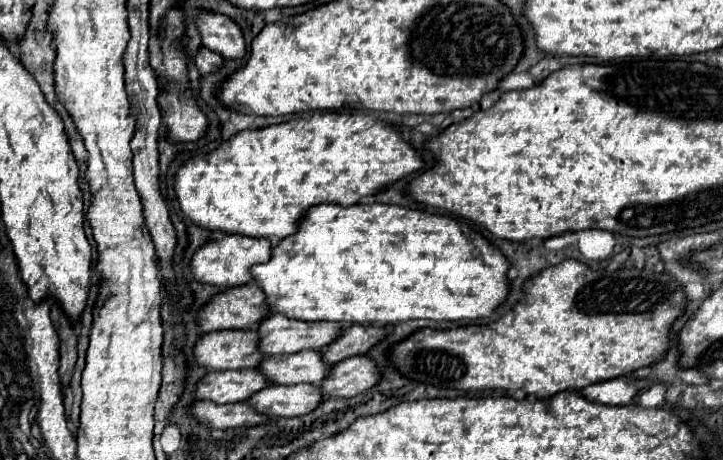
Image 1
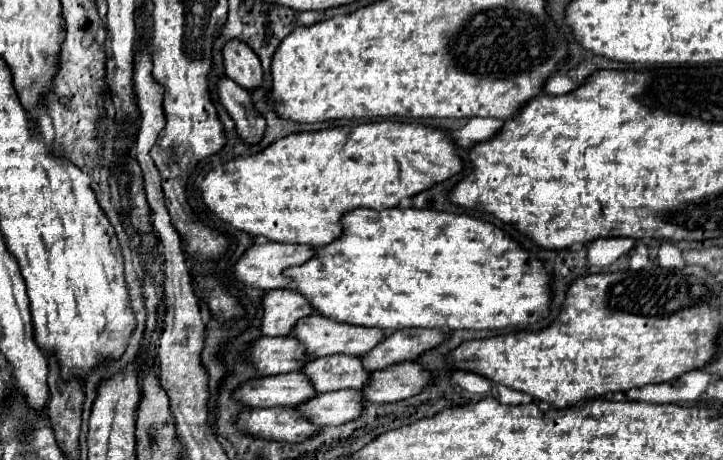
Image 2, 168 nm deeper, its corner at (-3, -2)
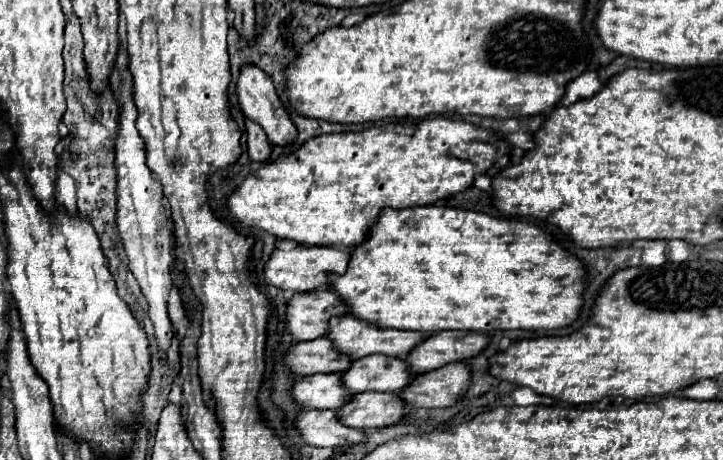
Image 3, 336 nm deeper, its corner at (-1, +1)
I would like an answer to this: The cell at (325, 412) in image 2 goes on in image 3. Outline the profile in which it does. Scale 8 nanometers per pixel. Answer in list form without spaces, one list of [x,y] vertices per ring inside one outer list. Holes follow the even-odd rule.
[[[366,392],[354,394],[354,402],[348,402],[338,410],[338,418],[342,418],[344,426],[350,428],[380,428],[398,422],[406,412],[404,402],[396,394],[384,392]]]

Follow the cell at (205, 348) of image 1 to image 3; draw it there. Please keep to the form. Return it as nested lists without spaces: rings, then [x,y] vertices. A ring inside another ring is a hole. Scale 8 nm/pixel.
[[[328,338],[294,342],[284,354],[284,366],[298,376],[318,372],[342,372],[350,366],[350,358],[332,348]]]

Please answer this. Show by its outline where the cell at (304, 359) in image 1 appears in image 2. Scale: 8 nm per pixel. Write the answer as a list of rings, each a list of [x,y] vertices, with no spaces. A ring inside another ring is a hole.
[[[318,357],[312,359],[308,369],[302,369],[316,383],[318,393],[340,389],[364,389],[372,377],[372,371],[362,365],[360,357]]]

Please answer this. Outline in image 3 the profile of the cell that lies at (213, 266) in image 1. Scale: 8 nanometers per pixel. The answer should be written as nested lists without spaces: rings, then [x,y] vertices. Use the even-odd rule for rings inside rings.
[[[296,246],[294,250],[280,250],[276,248],[266,266],[264,266],[264,280],[276,288],[290,290],[290,292],[308,292],[320,286],[326,286],[326,274],[328,272],[338,272],[344,274],[346,266],[350,260],[348,250],[334,250],[328,246]]]

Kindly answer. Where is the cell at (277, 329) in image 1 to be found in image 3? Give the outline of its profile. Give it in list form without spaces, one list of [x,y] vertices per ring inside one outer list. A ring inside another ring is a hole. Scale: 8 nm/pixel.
[[[344,314],[344,316],[334,316],[328,322],[328,332],[326,338],[330,338],[330,342],[334,342],[334,348],[350,358],[362,358],[362,356],[370,356],[370,354],[384,354],[384,356],[396,356],[402,358],[408,354],[408,350],[412,350],[420,340],[424,340],[428,334],[418,334],[418,332],[406,332],[406,330],[392,330],[392,328],[376,328],[372,324],[366,324],[358,318],[354,318],[352,314]]]

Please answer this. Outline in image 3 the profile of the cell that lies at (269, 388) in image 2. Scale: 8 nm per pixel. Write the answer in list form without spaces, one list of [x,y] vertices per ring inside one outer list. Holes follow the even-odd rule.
[[[314,374],[298,376],[288,396],[302,408],[338,410],[350,398],[350,392],[340,384],[338,374]]]

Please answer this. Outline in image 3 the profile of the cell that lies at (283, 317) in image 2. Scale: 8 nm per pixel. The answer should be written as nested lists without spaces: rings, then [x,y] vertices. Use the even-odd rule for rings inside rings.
[[[318,288],[312,292],[294,292],[286,304],[284,326],[286,326],[286,332],[294,336],[294,340],[314,340],[314,338],[324,336],[328,330],[328,320],[340,314],[346,314],[346,306],[328,288]]]

